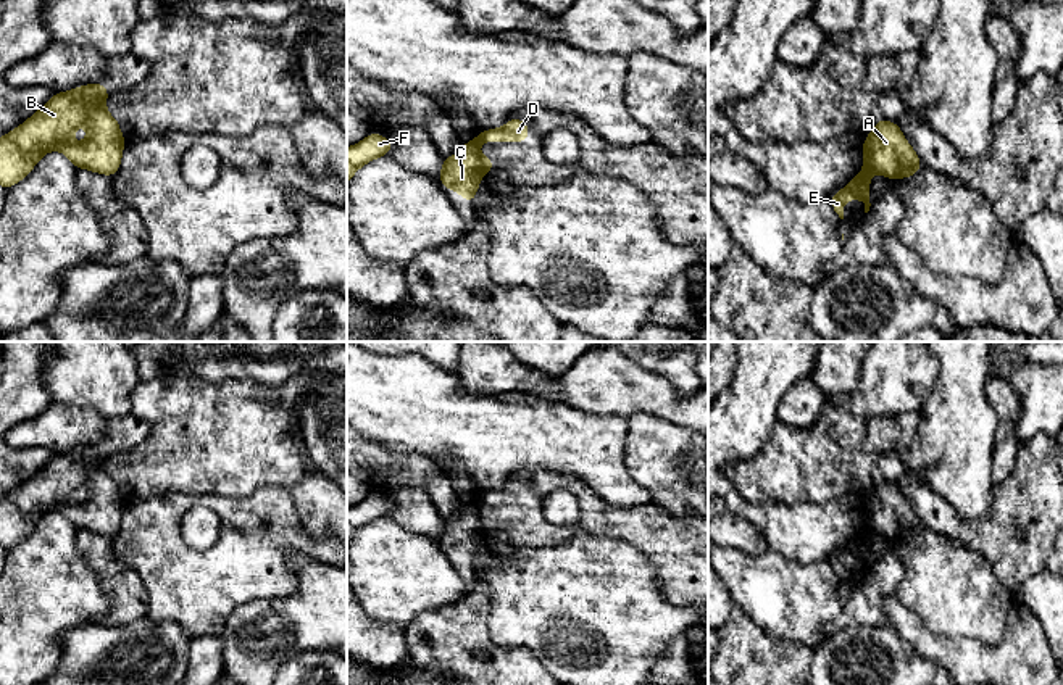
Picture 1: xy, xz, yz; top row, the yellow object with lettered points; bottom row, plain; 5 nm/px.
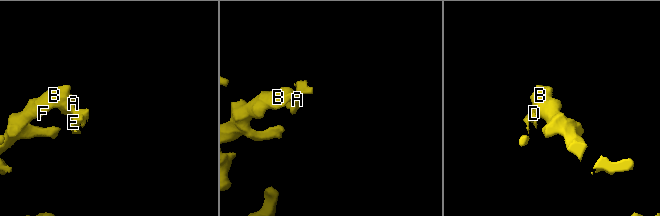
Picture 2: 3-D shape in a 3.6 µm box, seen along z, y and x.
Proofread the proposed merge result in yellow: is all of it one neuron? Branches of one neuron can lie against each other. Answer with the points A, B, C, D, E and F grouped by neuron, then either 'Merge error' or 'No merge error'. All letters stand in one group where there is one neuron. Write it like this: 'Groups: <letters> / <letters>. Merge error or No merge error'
Groups: A B C F / D E. Merge error

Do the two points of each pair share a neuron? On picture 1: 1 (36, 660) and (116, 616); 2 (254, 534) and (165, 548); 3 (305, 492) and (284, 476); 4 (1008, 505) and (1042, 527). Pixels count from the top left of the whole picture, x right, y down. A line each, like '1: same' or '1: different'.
1: different
2: same
3: different
4: same

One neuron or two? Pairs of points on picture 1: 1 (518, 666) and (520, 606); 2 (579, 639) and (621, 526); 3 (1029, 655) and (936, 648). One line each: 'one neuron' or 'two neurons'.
1: two neurons
2: two neurons
3: one neuron

